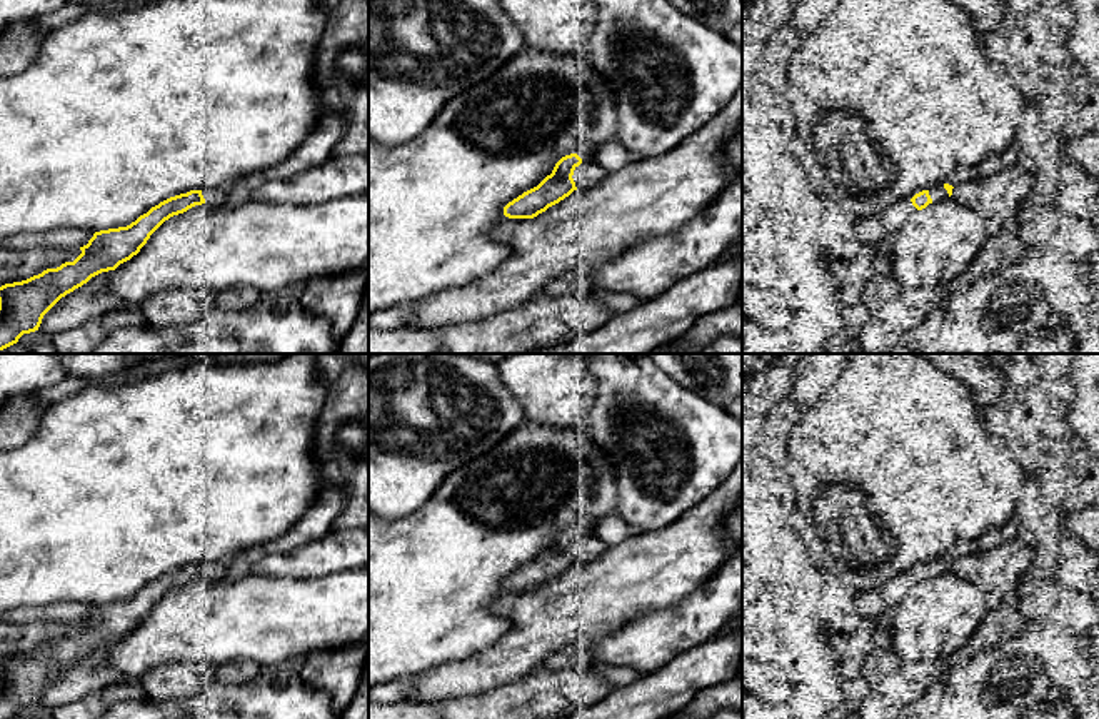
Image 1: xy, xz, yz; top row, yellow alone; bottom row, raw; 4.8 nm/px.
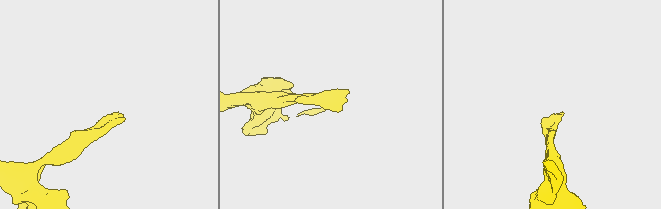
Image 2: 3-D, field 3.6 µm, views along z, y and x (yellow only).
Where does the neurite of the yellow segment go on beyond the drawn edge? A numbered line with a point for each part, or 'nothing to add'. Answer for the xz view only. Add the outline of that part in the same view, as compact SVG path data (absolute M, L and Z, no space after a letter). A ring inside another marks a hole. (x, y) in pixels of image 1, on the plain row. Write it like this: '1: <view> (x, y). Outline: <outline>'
1: xz (587, 549). Outline: M587 535L575 541L572 552L579 564L587 564L600 559L607 549L609 547L602 541Z

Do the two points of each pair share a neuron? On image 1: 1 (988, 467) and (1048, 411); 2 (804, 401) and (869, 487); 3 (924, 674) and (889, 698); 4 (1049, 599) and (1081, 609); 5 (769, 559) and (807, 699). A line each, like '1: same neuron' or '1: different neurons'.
1: different neurons
2: different neurons
3: same neuron
4: same neuron
5: same neuron

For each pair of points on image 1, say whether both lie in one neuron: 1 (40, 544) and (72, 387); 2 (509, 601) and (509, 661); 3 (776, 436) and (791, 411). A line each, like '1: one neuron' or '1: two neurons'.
1: two neurons
2: one neuron
3: one neuron

